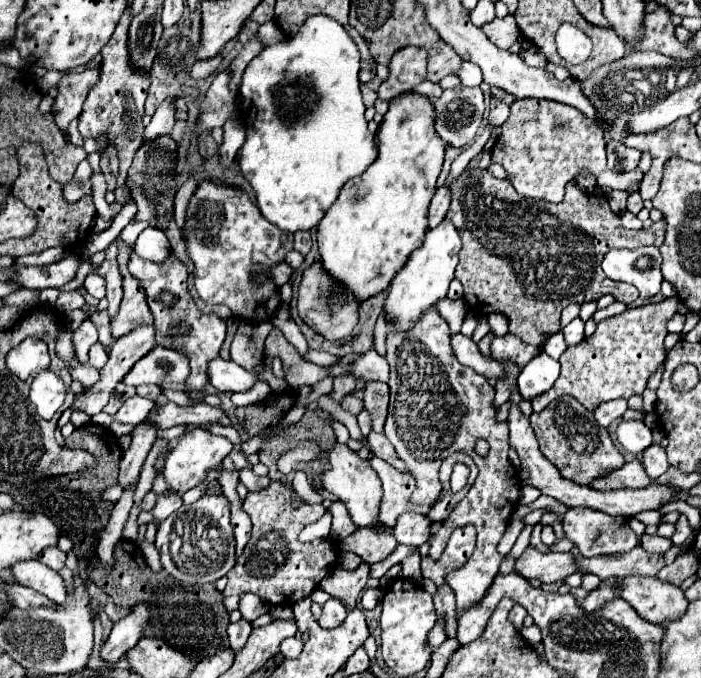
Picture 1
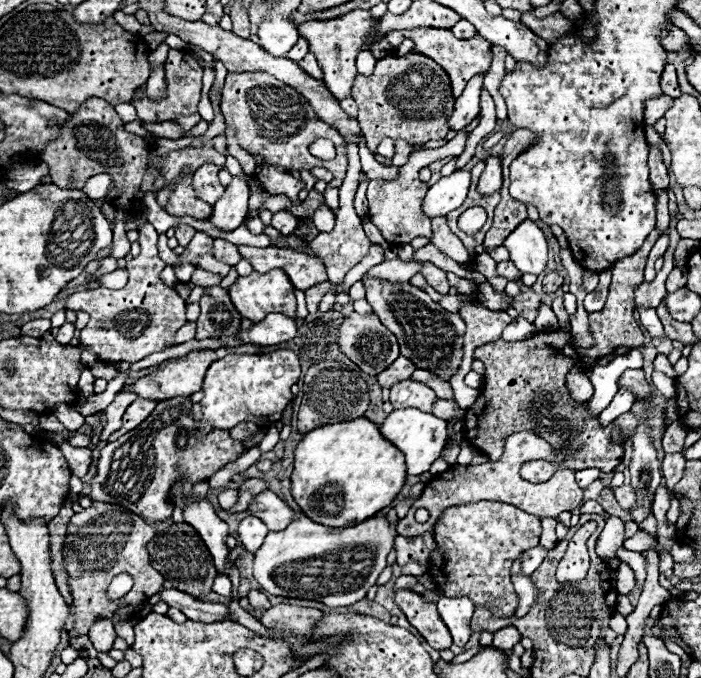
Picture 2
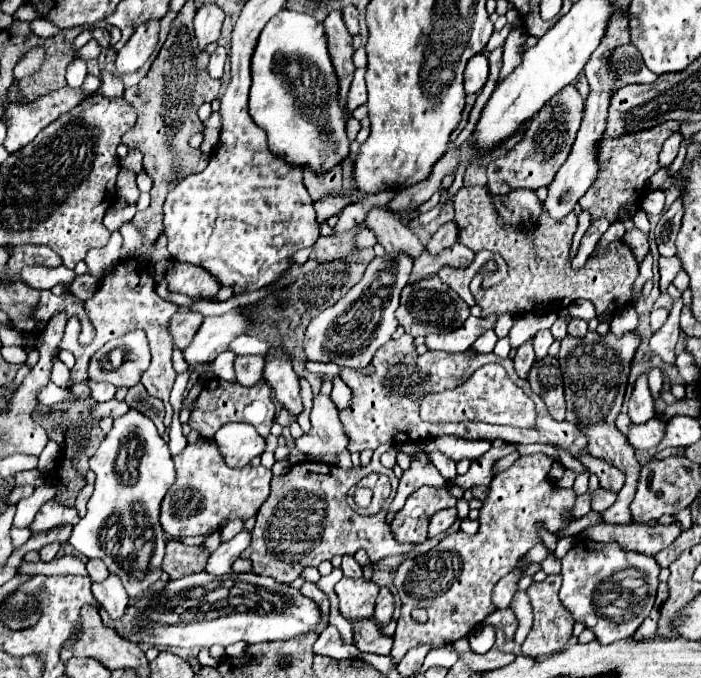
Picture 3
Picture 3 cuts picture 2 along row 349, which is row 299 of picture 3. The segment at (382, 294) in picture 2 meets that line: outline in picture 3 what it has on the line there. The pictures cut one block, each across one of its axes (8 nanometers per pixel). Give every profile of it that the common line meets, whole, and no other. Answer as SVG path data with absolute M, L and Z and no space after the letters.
M430 276L428 280L418 280L416 284L406 284L406 288L400 294L400 306L396 310L398 324L404 326L408 334L426 336L430 332L452 332L464 324L464 320L470 316L470 306L460 300L460 296L442 284L438 276Z

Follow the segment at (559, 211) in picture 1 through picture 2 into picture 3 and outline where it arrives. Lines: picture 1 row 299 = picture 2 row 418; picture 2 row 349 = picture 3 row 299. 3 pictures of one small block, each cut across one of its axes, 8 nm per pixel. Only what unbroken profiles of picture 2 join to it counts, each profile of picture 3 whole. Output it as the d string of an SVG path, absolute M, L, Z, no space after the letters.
M464 186L464 188L460 188L458 194L456 194L456 200L454 200L454 208L456 208L454 222L458 224L458 238L468 248L472 248L474 252L480 252L484 248L492 250L492 252L500 252L504 256L506 264L508 264L508 278L504 282L488 288L486 292L480 290L480 288L478 288L478 294L474 292L476 304L482 308L482 316L488 316L492 312L496 312L496 314L524 314L524 312L532 312L534 308L538 308L538 310L556 310L556 308L566 308L574 300L586 298L586 300L594 302L594 306L596 306L596 318L602 322L604 318L614 316L620 308L628 306L634 300L634 282L638 278L640 264L636 264L636 258L632 256L632 250L624 242L620 242L620 240L612 242L608 254L604 254L604 256L592 254L588 258L586 266L580 268L580 270L574 270L570 266L568 252L570 252L572 234L574 234L574 230L577 230L578 225L577 217L574 216L573 211L568 218L564 218L564 222L562 220L552 220L544 212L542 218L540 218L536 236L530 238L524 230L514 230L514 228L506 226L500 220L498 212L492 206L492 200L488 196L488 188L486 186Z

